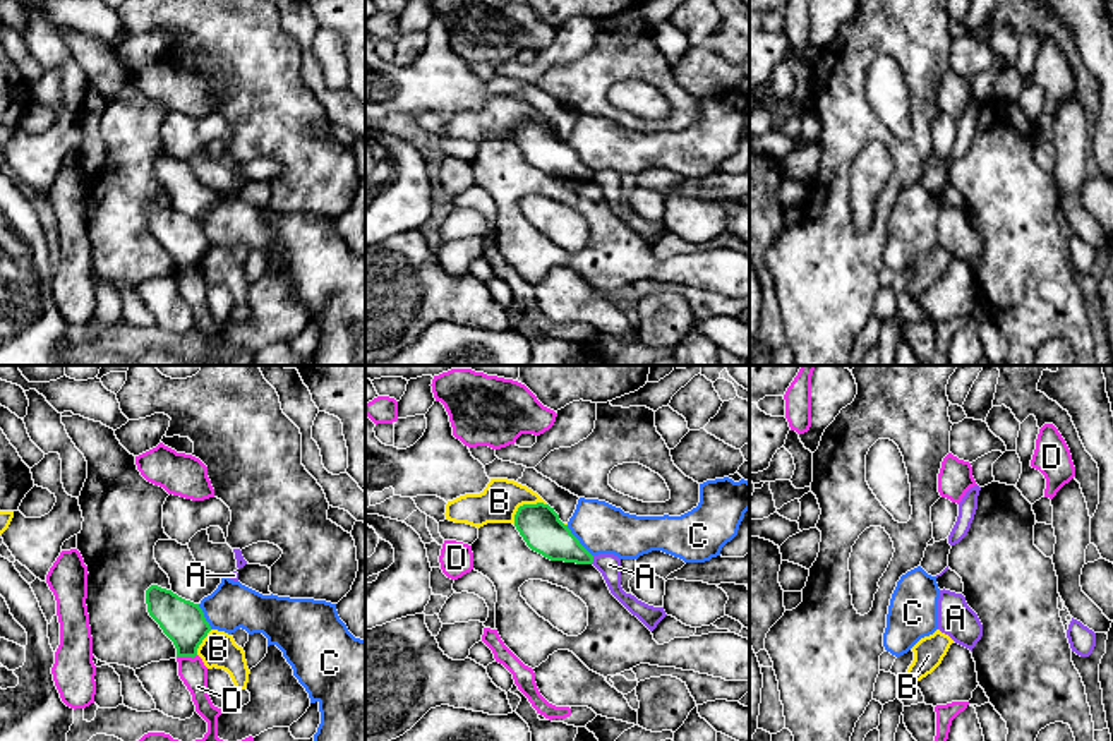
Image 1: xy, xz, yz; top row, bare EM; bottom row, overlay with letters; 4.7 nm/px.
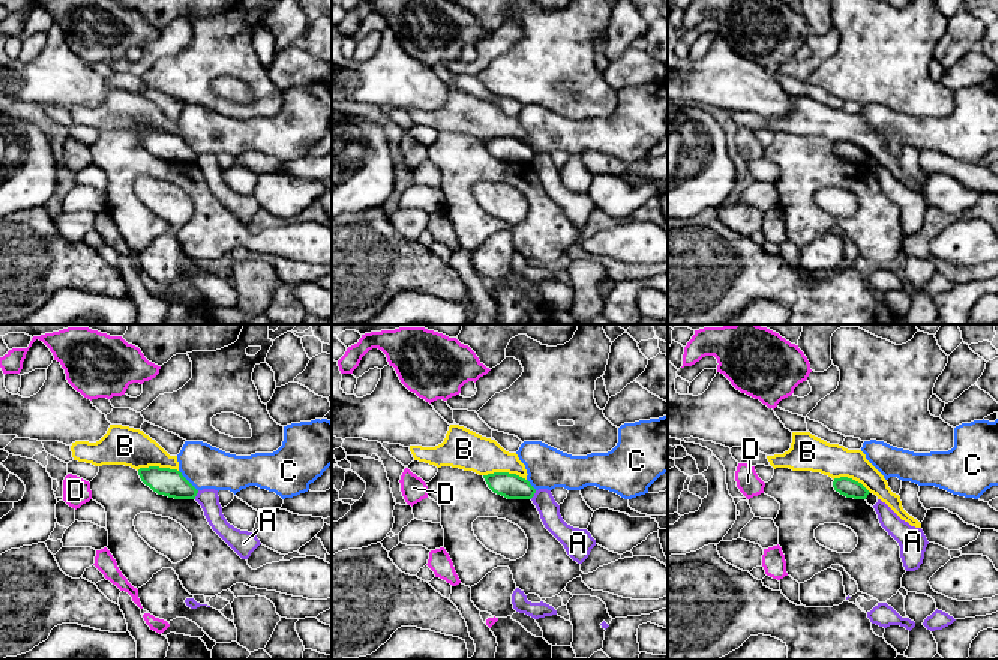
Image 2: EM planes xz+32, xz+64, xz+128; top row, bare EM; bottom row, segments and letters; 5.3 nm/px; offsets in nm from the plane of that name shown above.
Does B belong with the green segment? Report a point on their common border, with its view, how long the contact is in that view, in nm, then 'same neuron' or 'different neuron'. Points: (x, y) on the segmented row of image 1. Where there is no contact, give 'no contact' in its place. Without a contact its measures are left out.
meets green in xz at (523, 505); contact 190 nm long; different neuron

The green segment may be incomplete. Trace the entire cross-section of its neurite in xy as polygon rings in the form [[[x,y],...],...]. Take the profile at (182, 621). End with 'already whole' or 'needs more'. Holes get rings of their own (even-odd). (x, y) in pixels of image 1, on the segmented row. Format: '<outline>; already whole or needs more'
[[[151,585],[146,590],[149,616],[173,642],[177,657],[196,657],[202,640],[211,631],[199,604],[185,600],[171,590]]]; already whole

